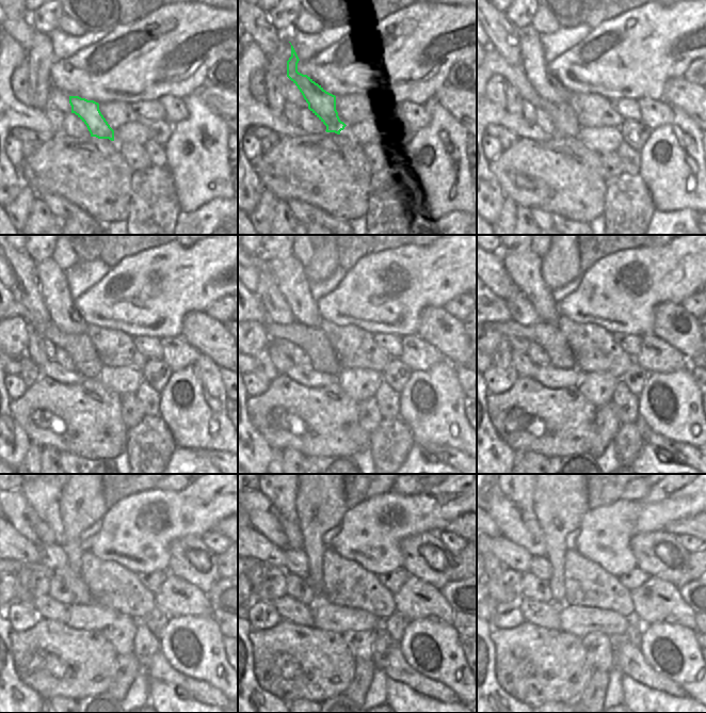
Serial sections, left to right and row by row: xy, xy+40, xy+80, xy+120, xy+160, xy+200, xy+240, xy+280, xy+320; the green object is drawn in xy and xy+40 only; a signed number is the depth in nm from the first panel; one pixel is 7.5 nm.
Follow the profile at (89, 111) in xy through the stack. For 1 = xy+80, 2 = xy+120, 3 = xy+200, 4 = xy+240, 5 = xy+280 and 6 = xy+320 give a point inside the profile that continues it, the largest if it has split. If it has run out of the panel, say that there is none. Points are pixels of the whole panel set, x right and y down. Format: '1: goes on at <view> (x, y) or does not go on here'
1: goes on at xy+80 (548, 86)
2: goes on at xy+120 (54, 287)
3: goes on at xy+200 (524, 266)
4: goes on at xy+240 (44, 495)
5: goes on at xy+280 (283, 495)
6: goes on at xy+320 (522, 495)

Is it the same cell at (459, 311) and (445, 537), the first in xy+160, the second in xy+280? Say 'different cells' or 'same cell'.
same cell

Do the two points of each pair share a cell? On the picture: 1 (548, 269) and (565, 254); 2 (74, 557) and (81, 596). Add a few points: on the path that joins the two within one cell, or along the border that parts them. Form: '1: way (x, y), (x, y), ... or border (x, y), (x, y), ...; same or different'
1: way (552, 267), (561, 258); same
2: border (67, 565), (75, 573), (80, 575); different

